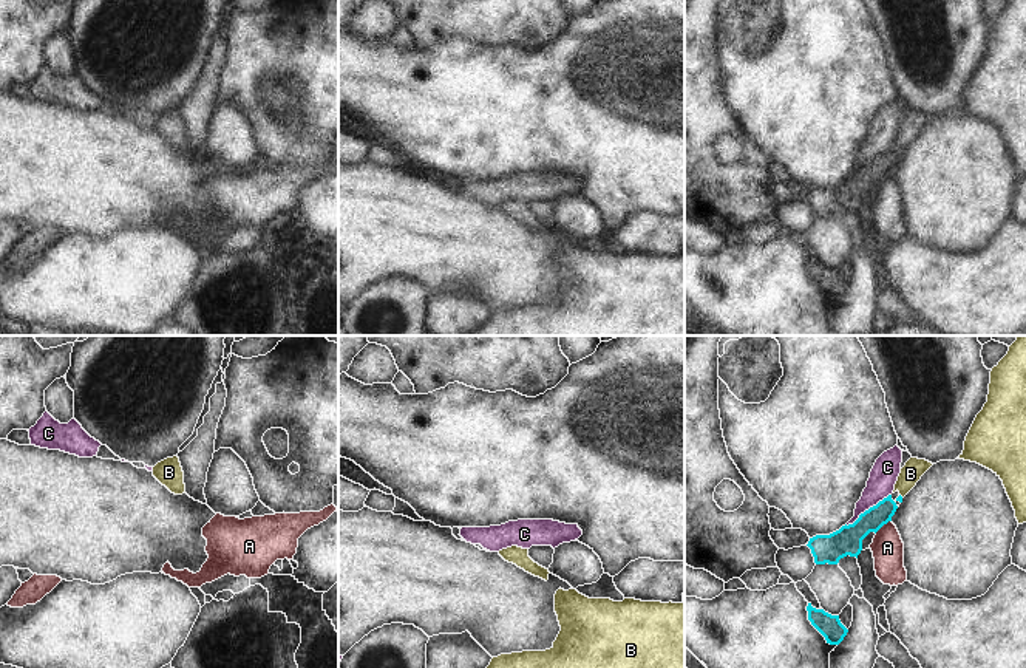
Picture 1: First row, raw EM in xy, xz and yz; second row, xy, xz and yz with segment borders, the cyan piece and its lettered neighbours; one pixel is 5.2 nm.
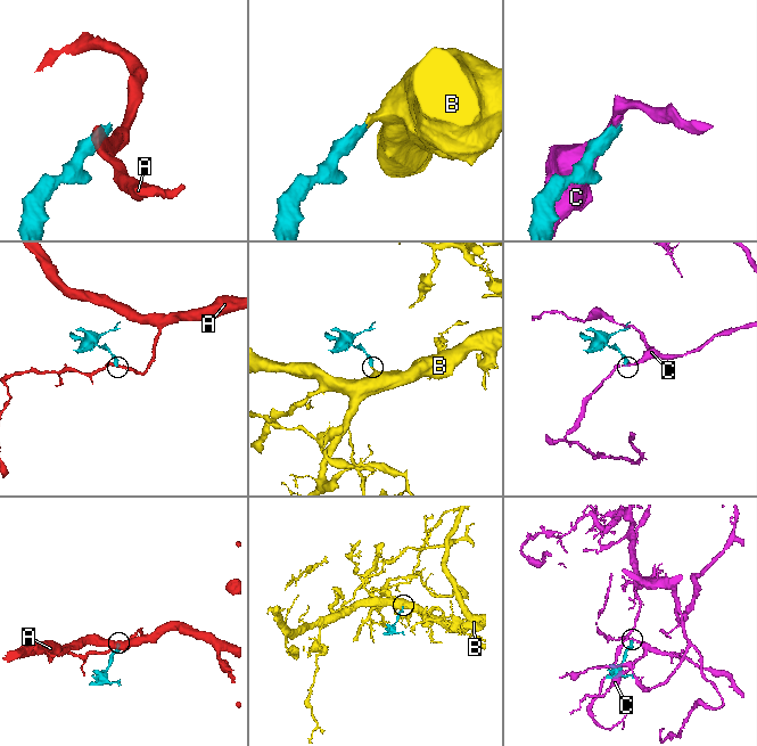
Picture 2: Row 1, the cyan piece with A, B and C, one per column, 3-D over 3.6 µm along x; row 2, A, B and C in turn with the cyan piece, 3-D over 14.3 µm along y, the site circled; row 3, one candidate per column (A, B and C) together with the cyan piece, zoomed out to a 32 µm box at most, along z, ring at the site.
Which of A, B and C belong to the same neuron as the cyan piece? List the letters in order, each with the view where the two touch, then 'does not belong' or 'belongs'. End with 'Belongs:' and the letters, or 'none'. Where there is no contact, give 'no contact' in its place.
A: yz | does not belong
B: no contact | belongs
C: yz | does not belong
Belongs: B

